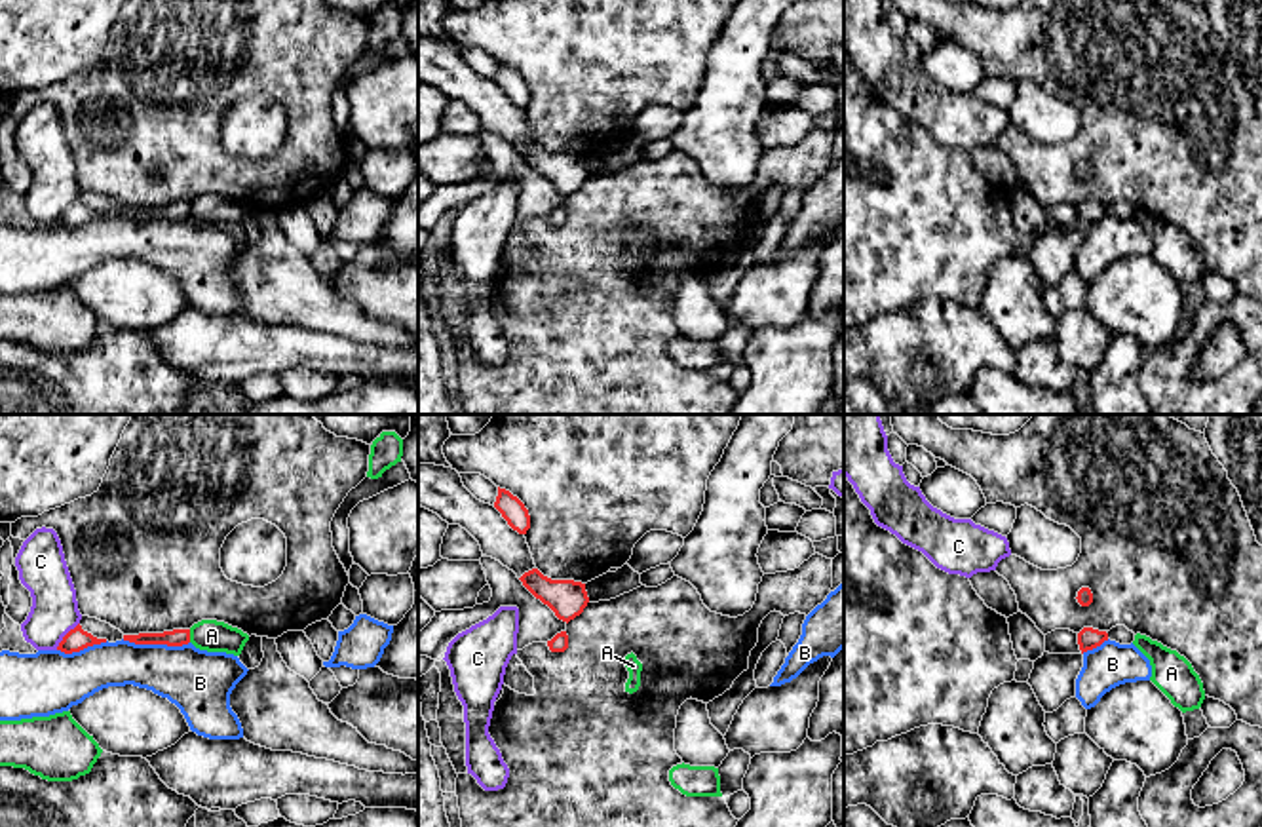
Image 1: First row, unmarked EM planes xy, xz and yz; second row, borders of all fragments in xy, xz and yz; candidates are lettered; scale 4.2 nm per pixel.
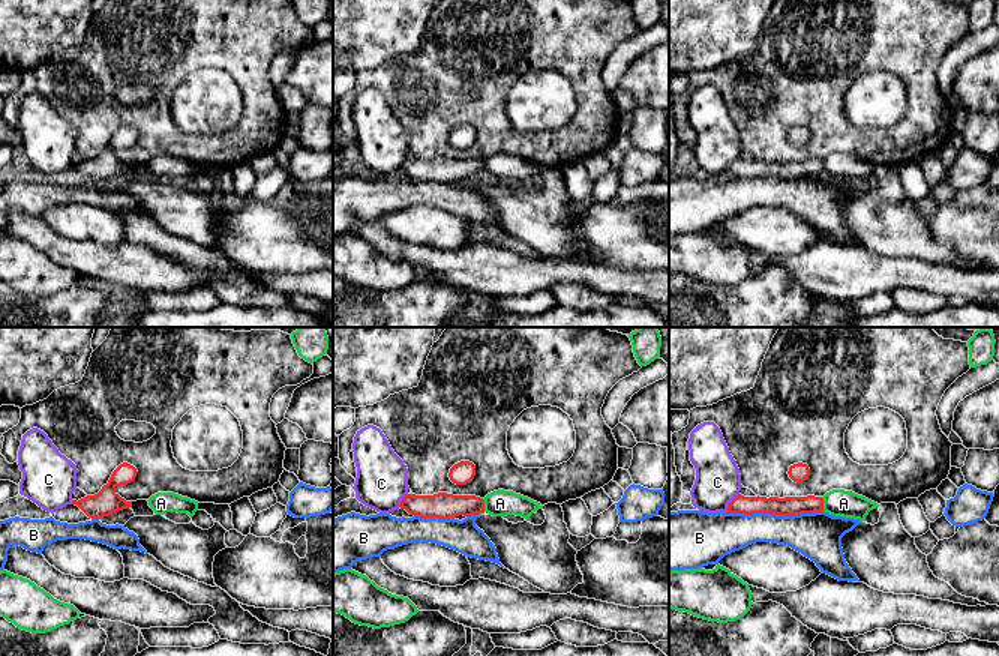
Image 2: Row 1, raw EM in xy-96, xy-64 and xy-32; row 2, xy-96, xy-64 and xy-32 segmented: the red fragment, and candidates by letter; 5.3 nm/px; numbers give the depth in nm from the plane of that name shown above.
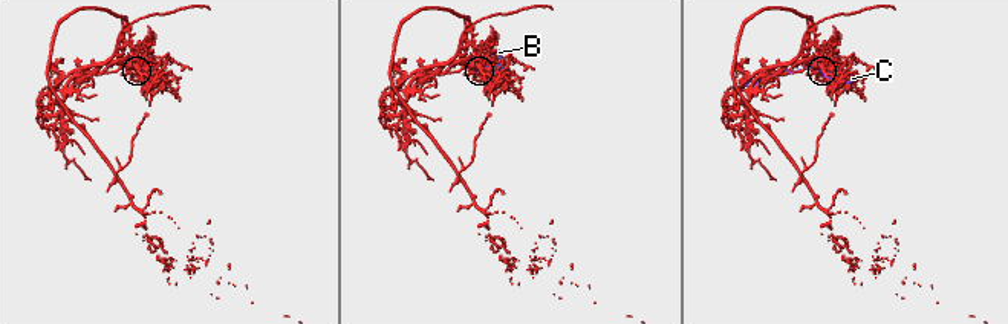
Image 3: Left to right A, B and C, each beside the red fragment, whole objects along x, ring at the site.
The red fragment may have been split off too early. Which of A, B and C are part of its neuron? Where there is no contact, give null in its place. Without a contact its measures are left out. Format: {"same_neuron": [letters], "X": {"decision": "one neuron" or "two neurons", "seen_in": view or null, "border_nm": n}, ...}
{"same_neuron": [], "A": {"decision": "two neurons", "seen_in": "xy", "border_nm": 60}, "B": {"decision": "two neurons", "seen_in": "xy", "border_nm": 280}, "C": {"decision": "two neurons", "seen_in": "xy", "border_nm": 160}}

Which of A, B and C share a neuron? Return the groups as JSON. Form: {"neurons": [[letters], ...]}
{"neurons": [["A"], ["B"], ["C"]]}

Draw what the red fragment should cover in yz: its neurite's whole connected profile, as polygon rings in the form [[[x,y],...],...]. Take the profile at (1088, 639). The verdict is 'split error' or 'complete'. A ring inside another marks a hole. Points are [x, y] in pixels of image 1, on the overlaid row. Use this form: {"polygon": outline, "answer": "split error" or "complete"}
{"polygon": [[[1083,627],[1078,633],[1078,644],[1080,644],[1081,654],[1100,646],[1104,641],[1108,641],[1106,631],[1099,631],[1099,629],[1093,629],[1093,627]]], "answer": "complete"}

